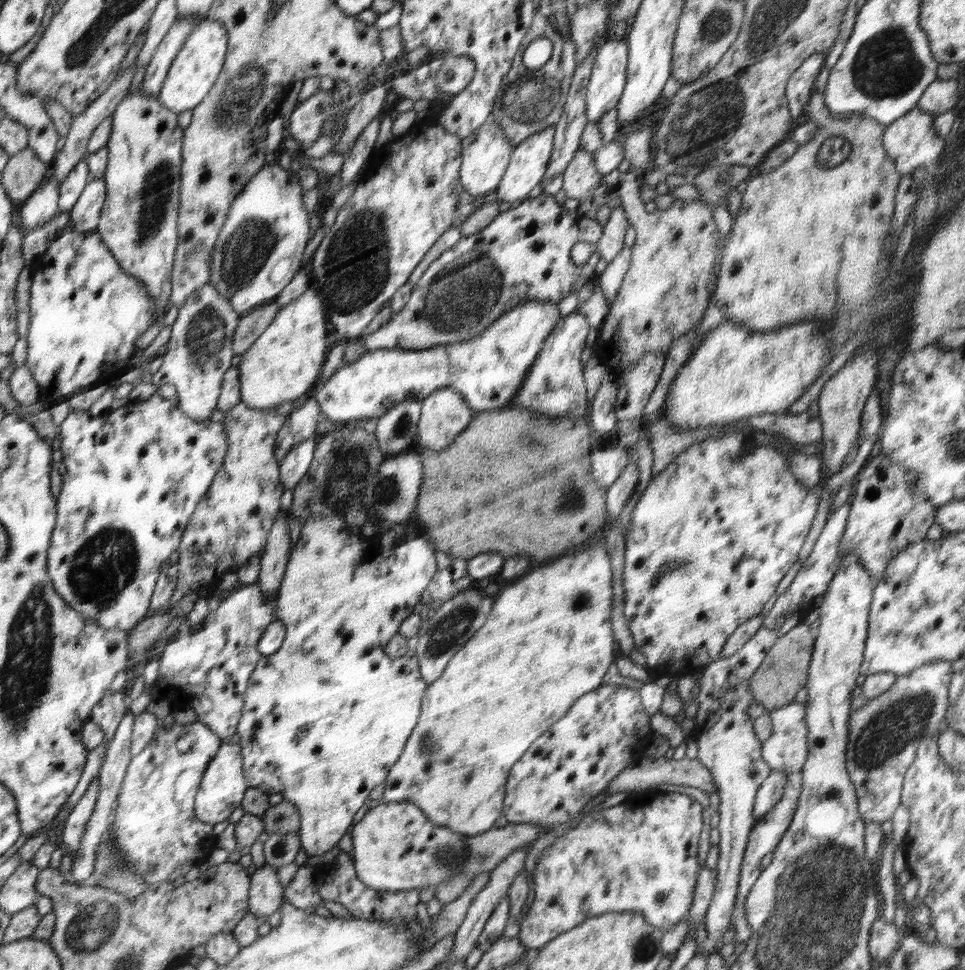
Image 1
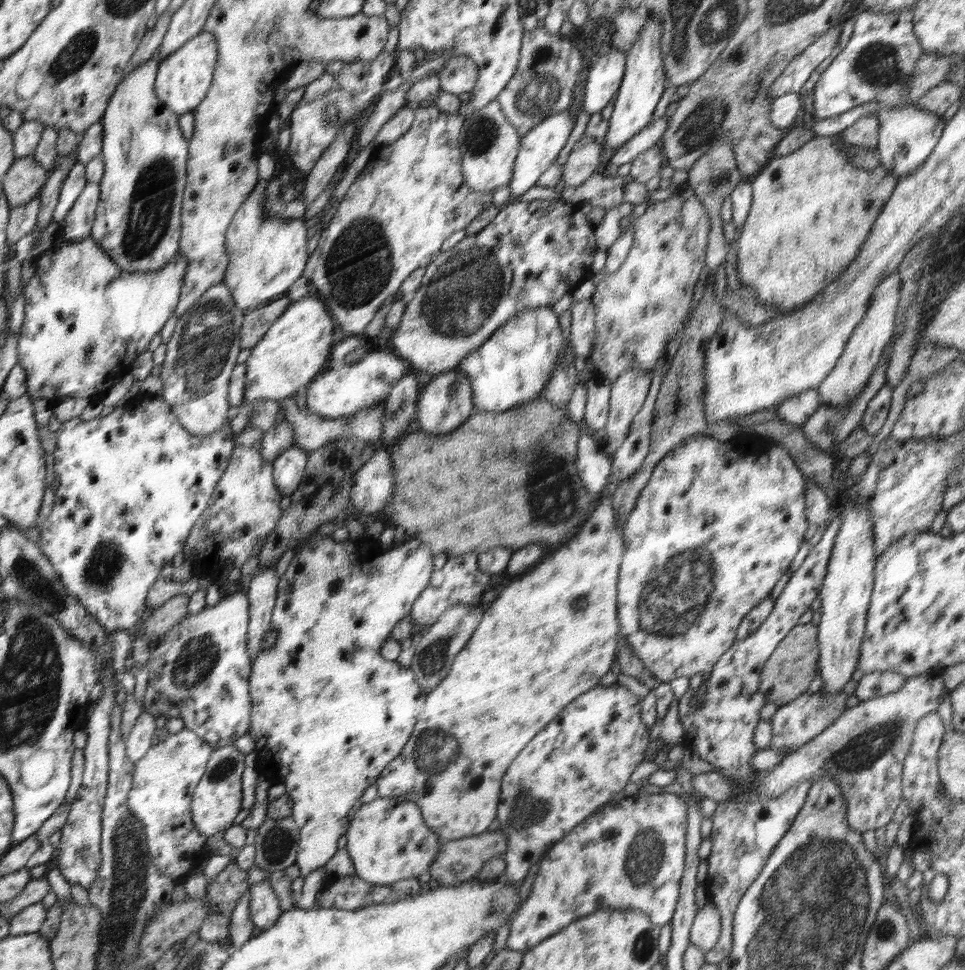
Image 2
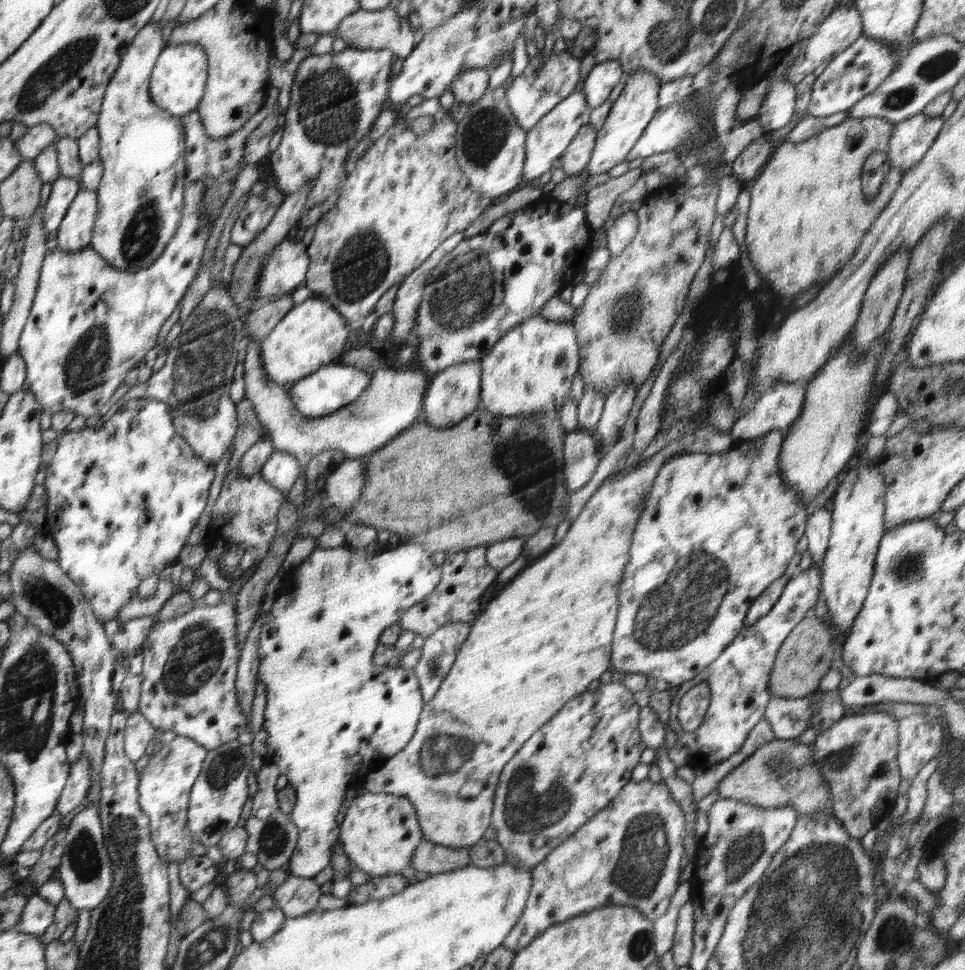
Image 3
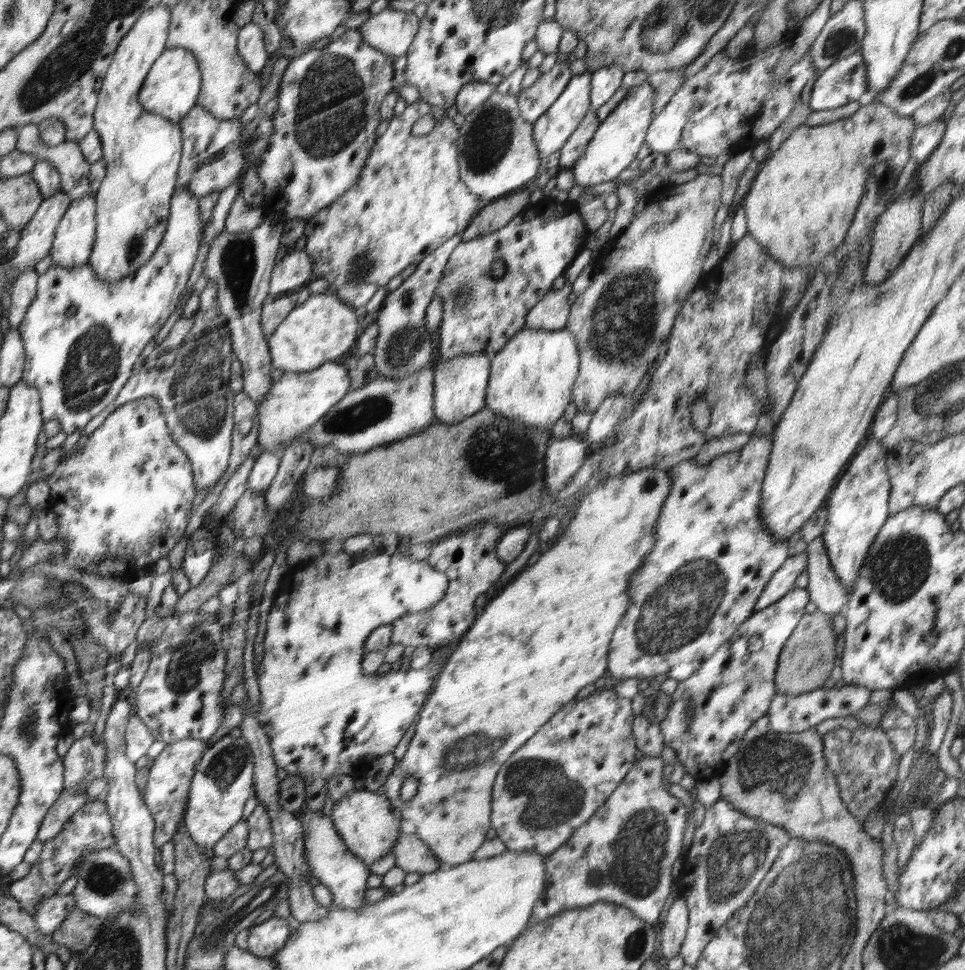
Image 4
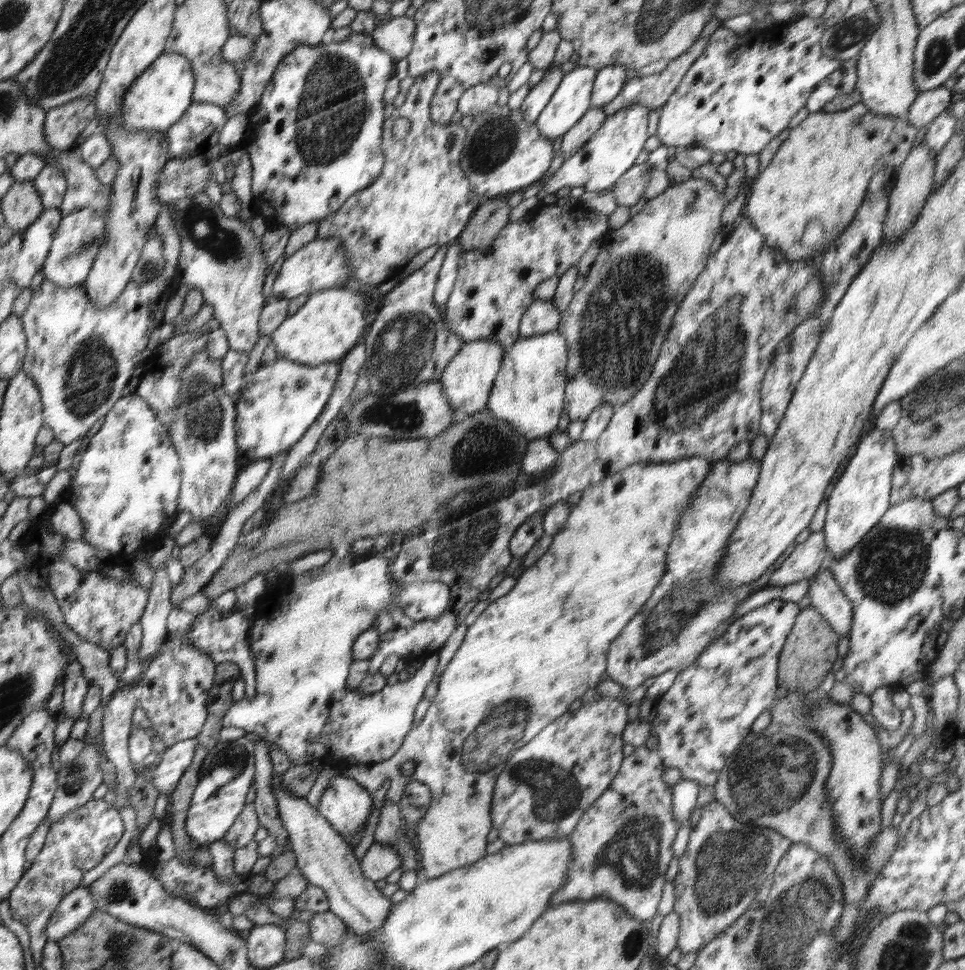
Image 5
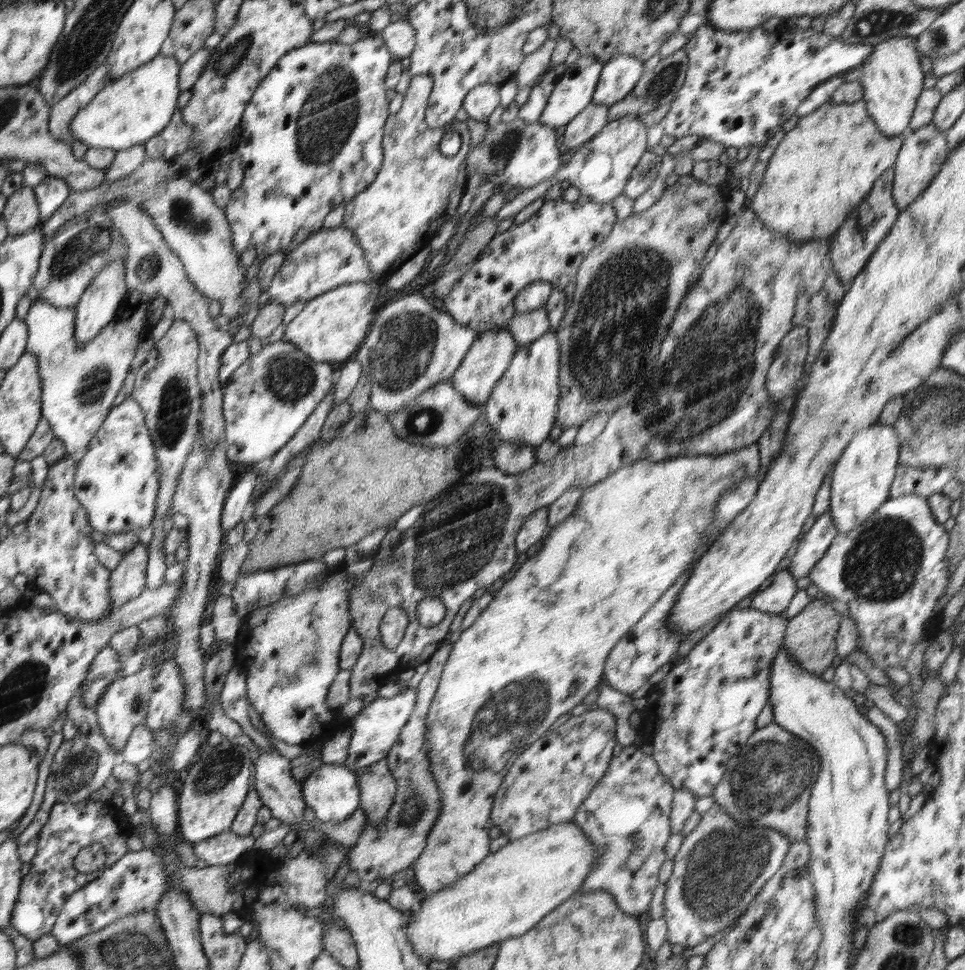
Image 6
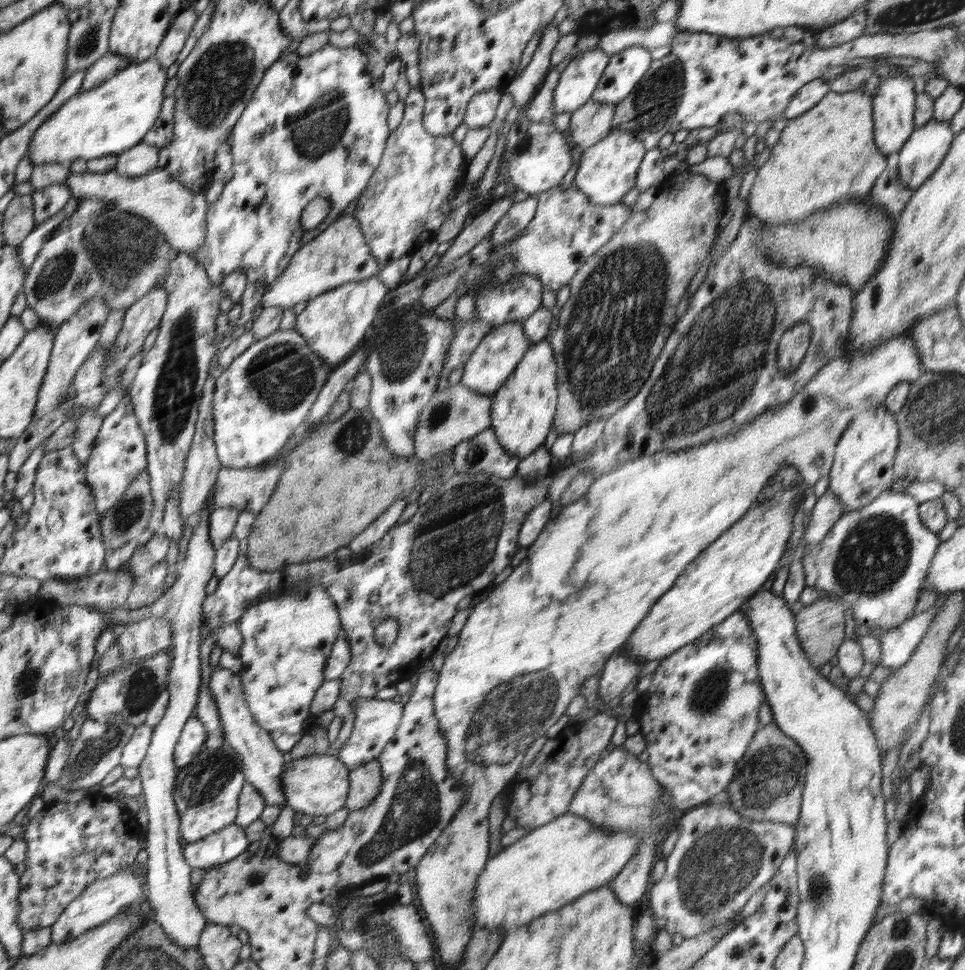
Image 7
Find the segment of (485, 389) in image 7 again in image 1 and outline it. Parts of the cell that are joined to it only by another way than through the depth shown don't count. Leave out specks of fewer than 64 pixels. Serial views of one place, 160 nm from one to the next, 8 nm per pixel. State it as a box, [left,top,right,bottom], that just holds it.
[417,389,475,450]

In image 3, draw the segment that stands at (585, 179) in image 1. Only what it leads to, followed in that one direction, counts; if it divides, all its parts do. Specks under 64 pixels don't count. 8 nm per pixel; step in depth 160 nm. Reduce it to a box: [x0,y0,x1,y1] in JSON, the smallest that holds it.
[561,124,597,176]

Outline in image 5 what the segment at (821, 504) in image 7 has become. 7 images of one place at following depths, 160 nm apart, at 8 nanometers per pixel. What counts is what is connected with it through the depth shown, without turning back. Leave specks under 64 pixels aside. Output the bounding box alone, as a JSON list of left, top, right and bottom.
[768,531,828,588]

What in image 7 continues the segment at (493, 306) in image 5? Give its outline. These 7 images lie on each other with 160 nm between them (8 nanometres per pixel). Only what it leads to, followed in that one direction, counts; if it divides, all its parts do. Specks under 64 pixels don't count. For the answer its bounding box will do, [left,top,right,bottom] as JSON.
[474,182,633,296]

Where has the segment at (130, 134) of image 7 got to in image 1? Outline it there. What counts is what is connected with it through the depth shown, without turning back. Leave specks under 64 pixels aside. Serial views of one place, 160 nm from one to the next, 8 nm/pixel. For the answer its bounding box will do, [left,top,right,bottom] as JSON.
[158,20,228,114]

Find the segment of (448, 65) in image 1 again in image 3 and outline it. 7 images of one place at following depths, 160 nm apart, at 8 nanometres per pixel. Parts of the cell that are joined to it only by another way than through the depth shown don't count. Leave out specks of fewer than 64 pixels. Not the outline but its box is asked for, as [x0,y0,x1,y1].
[451,68,490,105]

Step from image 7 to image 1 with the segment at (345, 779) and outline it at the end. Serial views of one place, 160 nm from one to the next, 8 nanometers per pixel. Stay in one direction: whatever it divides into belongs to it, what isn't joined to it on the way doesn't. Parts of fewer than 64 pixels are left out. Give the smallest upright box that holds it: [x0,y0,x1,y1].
[351,801,468,892]

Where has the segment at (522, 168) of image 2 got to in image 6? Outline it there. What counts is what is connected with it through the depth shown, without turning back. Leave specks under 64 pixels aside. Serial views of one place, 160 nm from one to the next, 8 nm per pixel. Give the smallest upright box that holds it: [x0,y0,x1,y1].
[539,56,602,129]

